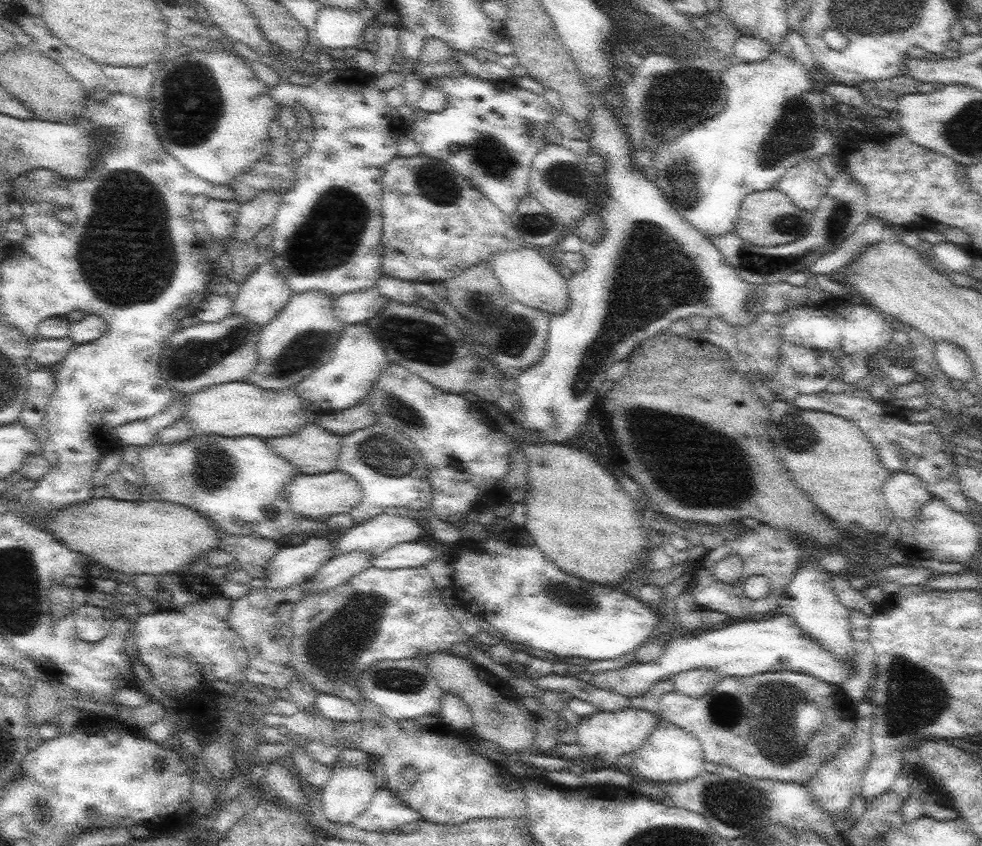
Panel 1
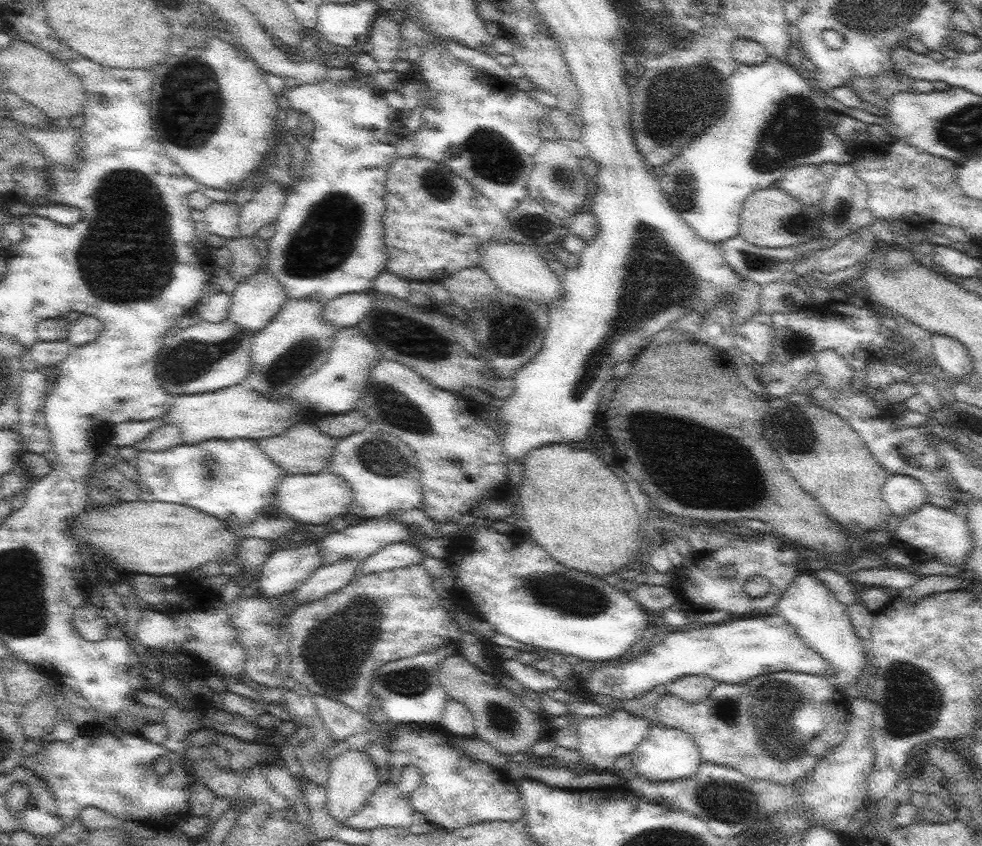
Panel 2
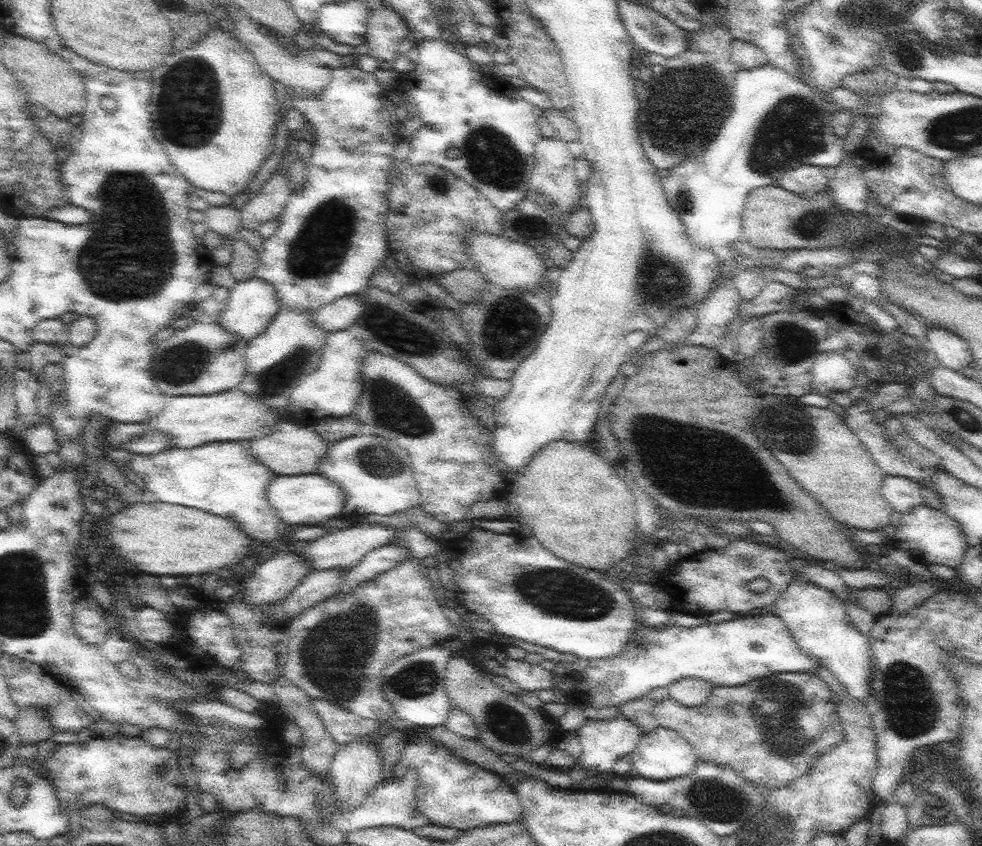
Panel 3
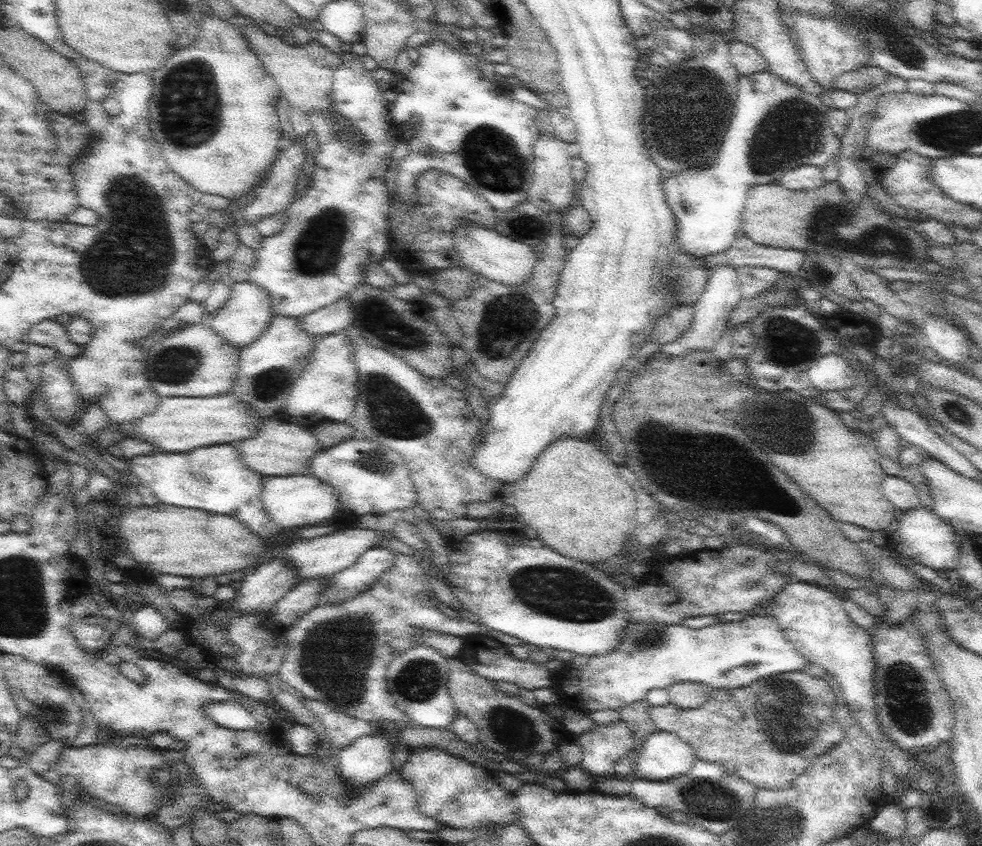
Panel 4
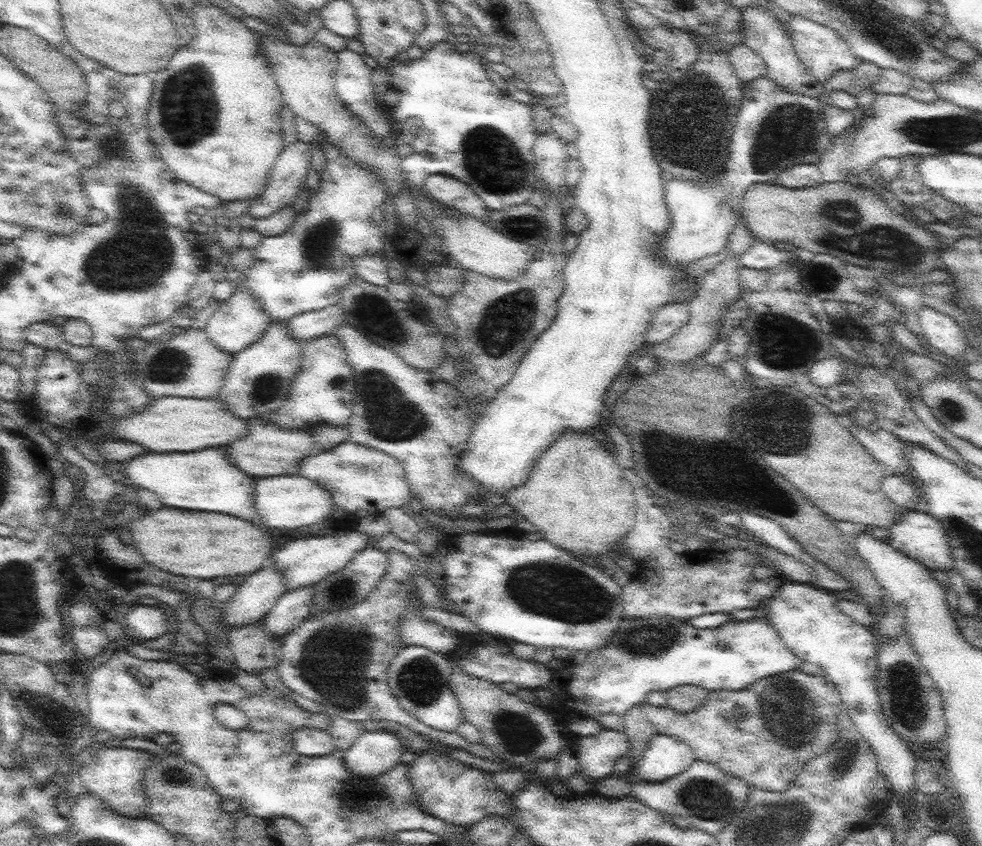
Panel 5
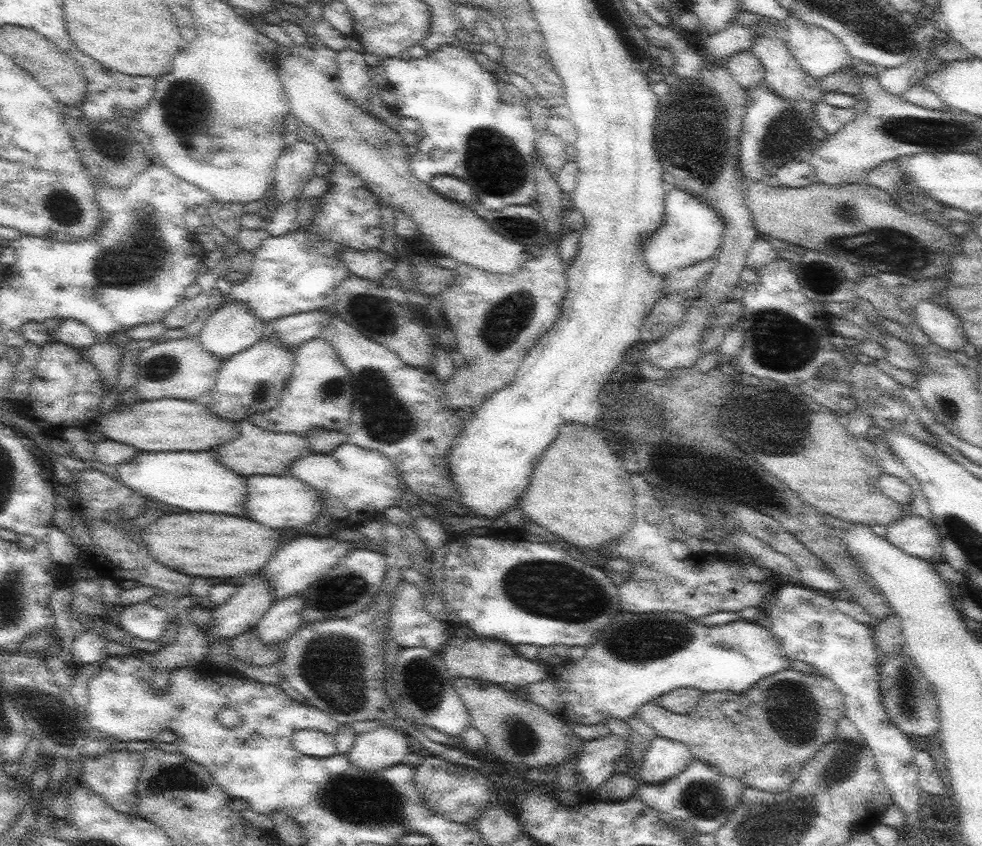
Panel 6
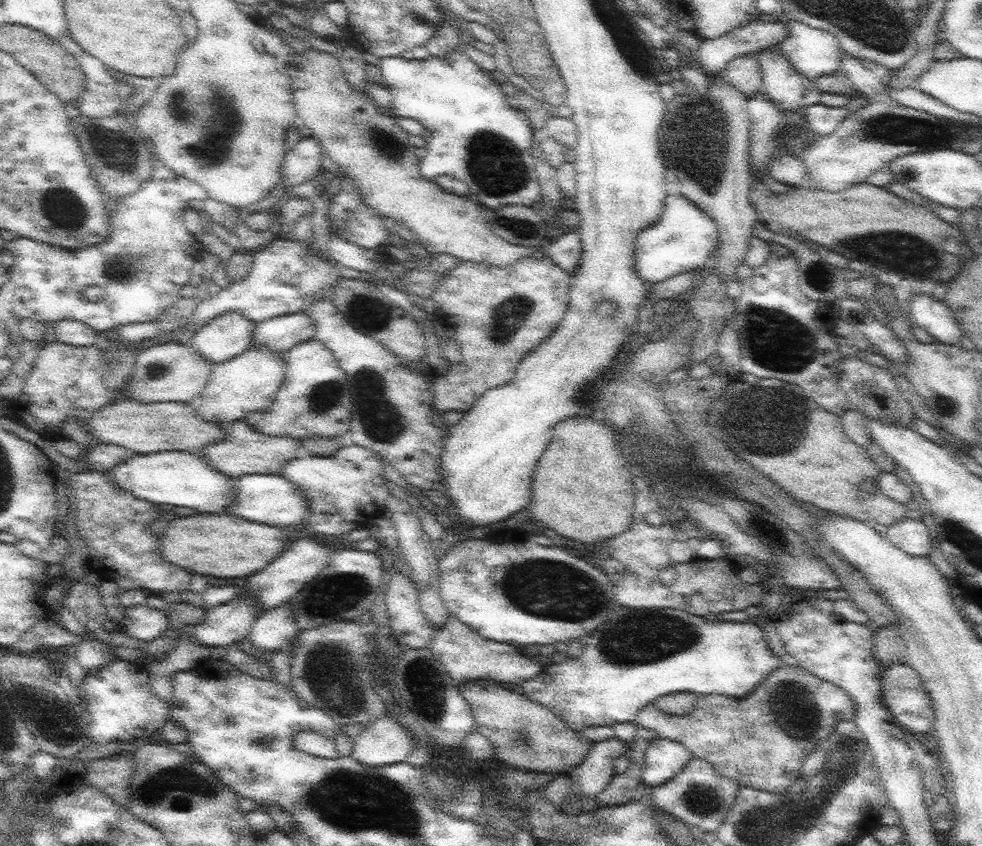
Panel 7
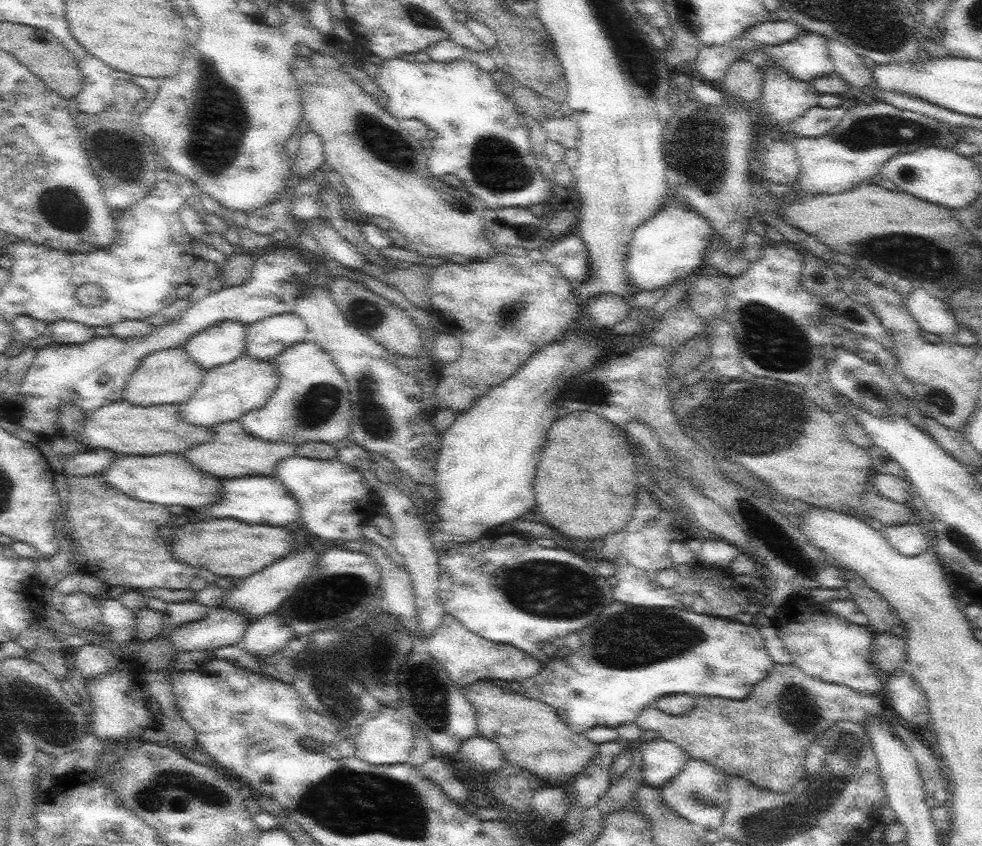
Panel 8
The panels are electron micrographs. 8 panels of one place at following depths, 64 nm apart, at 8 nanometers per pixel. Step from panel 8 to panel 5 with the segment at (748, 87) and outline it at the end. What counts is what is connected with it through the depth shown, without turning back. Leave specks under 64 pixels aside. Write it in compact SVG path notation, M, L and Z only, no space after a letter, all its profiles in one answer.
M739 44L739 46L731 48L727 58L729 58L729 64L731 64L735 76L743 84L755 82L757 78L767 74L767 66L765 66L763 58L757 52L753 52L749 46L745 46L745 44Z

